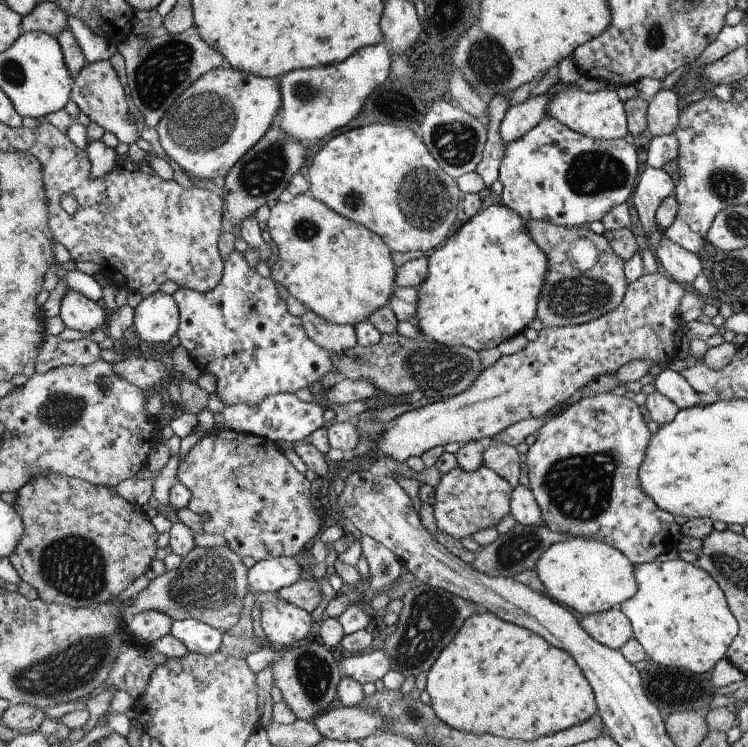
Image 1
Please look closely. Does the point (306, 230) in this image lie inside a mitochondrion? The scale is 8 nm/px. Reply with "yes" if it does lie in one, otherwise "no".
yes

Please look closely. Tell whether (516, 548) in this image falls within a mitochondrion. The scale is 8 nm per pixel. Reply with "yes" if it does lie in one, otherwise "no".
yes

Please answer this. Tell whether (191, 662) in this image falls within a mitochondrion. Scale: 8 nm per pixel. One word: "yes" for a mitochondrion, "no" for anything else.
no

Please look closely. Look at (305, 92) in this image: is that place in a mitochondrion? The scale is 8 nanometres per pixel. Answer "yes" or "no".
yes

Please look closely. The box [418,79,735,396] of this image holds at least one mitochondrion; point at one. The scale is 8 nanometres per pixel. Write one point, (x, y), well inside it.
(592, 173)

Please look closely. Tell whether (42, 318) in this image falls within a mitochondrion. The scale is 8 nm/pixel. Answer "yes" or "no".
no

